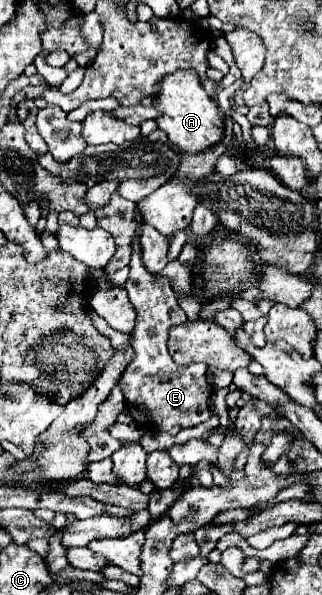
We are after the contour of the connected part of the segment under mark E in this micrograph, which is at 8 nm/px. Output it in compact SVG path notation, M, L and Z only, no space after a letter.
M135 212L137 230L131 242L131 274L125 282L125 290L129 292L129 300L133 308L137 310L137 326L131 336L131 346L135 348L135 358L127 366L127 370L121 376L121 390L125 394L125 402L129 406L129 412L133 414L137 424L143 424L151 430L161 430L167 434L177 434L183 428L197 426L199 422L205 422L211 418L209 402L213 388L207 382L207 366L205 364L193 364L181 370L171 360L171 354L167 350L167 334L169 328L175 324L181 324L187 320L185 312L181 310L175 292L171 290L171 282L163 274L151 274L143 264L143 248L139 242L139 230L145 224L141 218L141 212Z

